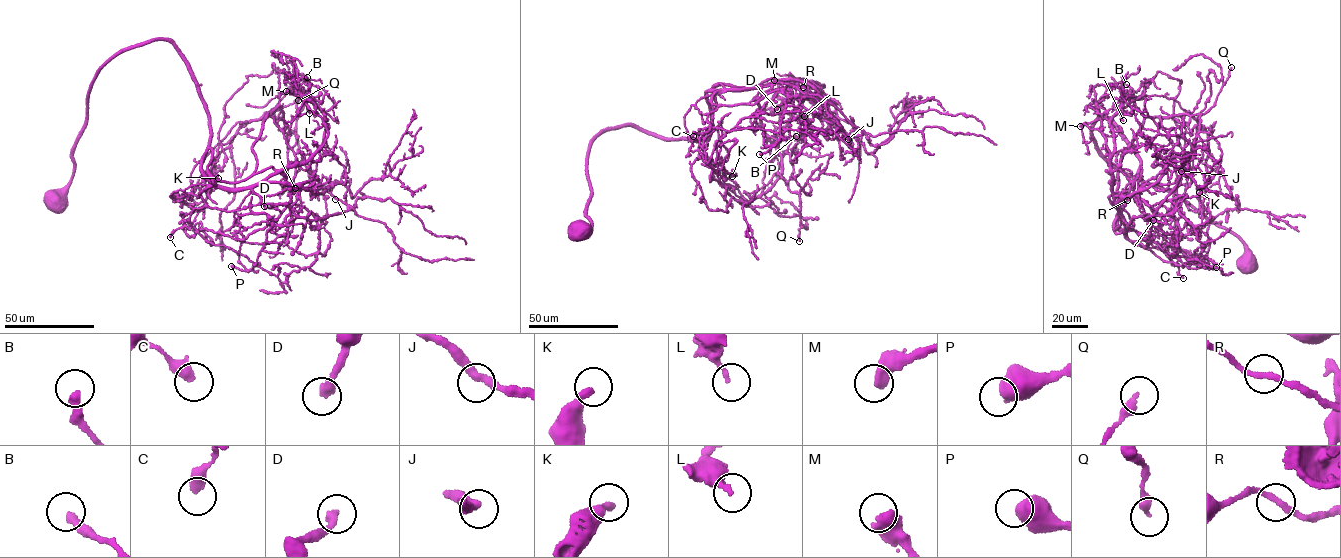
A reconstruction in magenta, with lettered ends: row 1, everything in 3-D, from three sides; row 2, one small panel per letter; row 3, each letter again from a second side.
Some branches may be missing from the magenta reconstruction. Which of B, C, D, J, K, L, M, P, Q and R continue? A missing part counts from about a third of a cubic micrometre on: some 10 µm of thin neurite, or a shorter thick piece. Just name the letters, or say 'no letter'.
B, D

